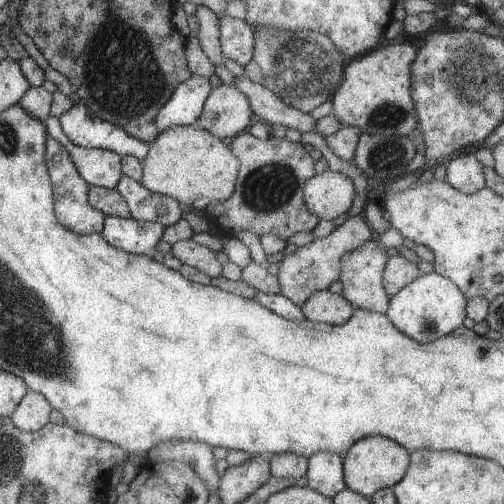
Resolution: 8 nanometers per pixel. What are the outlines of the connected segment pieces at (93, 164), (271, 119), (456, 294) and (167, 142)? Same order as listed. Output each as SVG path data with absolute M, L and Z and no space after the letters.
M49 115L43 122L47 136L54 138L69 153L77 172L89 185L115 188L120 171L120 157L105 149L88 149L71 142L60 127L57 117Z
M247 75L234 77L237 87L249 101L249 106L255 114L255 119L267 125L282 124L286 128L295 128L301 132L316 132L316 120L308 114L299 112L296 108L282 103L262 84L251 82Z
M432 271L414 278L389 299L384 312L391 324L417 342L431 342L453 332L466 316L466 298L448 278Z
M195 124L195 125L170 126L169 128L162 130L157 135L157 138L148 145L149 150L147 151L145 158L142 160L142 179L141 179L142 185L147 190L150 190L151 192L154 193L162 194L163 196L174 198L179 204L181 204L181 206L185 205L187 207L195 209L204 209L209 203L221 202L222 200L229 198L231 196L231 193L234 191L234 187L236 184L236 176L240 164L238 158L235 158L235 156L233 156L228 141L213 136L209 131L206 131L205 129L202 129L201 127Z

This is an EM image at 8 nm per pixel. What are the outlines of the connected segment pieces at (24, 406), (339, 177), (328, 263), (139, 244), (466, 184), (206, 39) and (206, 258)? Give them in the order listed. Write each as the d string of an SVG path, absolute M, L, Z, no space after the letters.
M27 391L11 414L13 424L22 431L36 431L47 424L52 405L38 392Z
M328 170L305 181L303 202L319 220L333 221L349 210L354 193L353 184L345 174Z
M359 214L347 217L339 227L335 227L327 236L325 236L325 238L313 239L304 246L297 247L293 254L283 254L283 259L277 263L278 271L276 275L280 286L280 294L293 302L293 304L300 307L307 300L307 298L309 298L310 294L325 290L332 282L339 281L341 272L340 258L342 254L361 246L374 235L375 233L370 228L363 215Z
M106 215L100 235L115 248L134 255L150 255L163 231L164 226L157 223Z
M474 153L459 155L446 163L445 180L454 189L471 194L485 187L483 169Z
M197 5L194 12L198 24L196 33L201 50L213 64L223 64L224 54L220 49L218 16L210 8Z
M192 239L175 241L170 246L170 253L182 264L200 270L210 279L222 276L222 266L215 253Z

